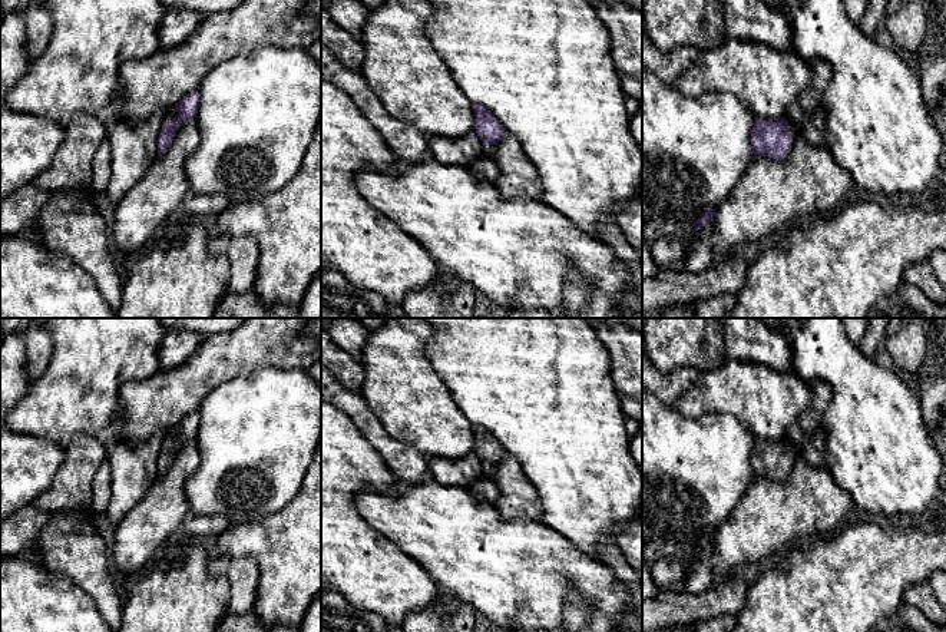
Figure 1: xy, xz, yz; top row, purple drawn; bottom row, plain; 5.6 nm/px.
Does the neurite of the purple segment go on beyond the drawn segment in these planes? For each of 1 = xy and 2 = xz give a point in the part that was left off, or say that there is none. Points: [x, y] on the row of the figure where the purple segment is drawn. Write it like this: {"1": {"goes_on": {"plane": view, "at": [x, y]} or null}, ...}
{"1": {"goes_on": {"plane": "xy", "at": [172, 113]}}, "2": {"goes_on": {"plane": "xz", "at": [488, 149]}}}

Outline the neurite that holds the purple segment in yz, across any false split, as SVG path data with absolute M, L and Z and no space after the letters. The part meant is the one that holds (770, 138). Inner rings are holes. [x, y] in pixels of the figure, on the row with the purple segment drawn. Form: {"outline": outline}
{"outline": "M785 118L777 120L755 119L751 143L754 158L767 156L783 161L790 153L793 140L801 128L788 123Z"}

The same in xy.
{"outline": "M192 92L166 112L156 142L158 156L165 155L179 126L196 118L198 107L199 107L199 95L198 92Z"}

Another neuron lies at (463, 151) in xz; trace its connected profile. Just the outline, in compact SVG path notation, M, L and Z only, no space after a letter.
M476 132L460 139L427 138L429 152L441 165L467 166L483 156L482 140Z

